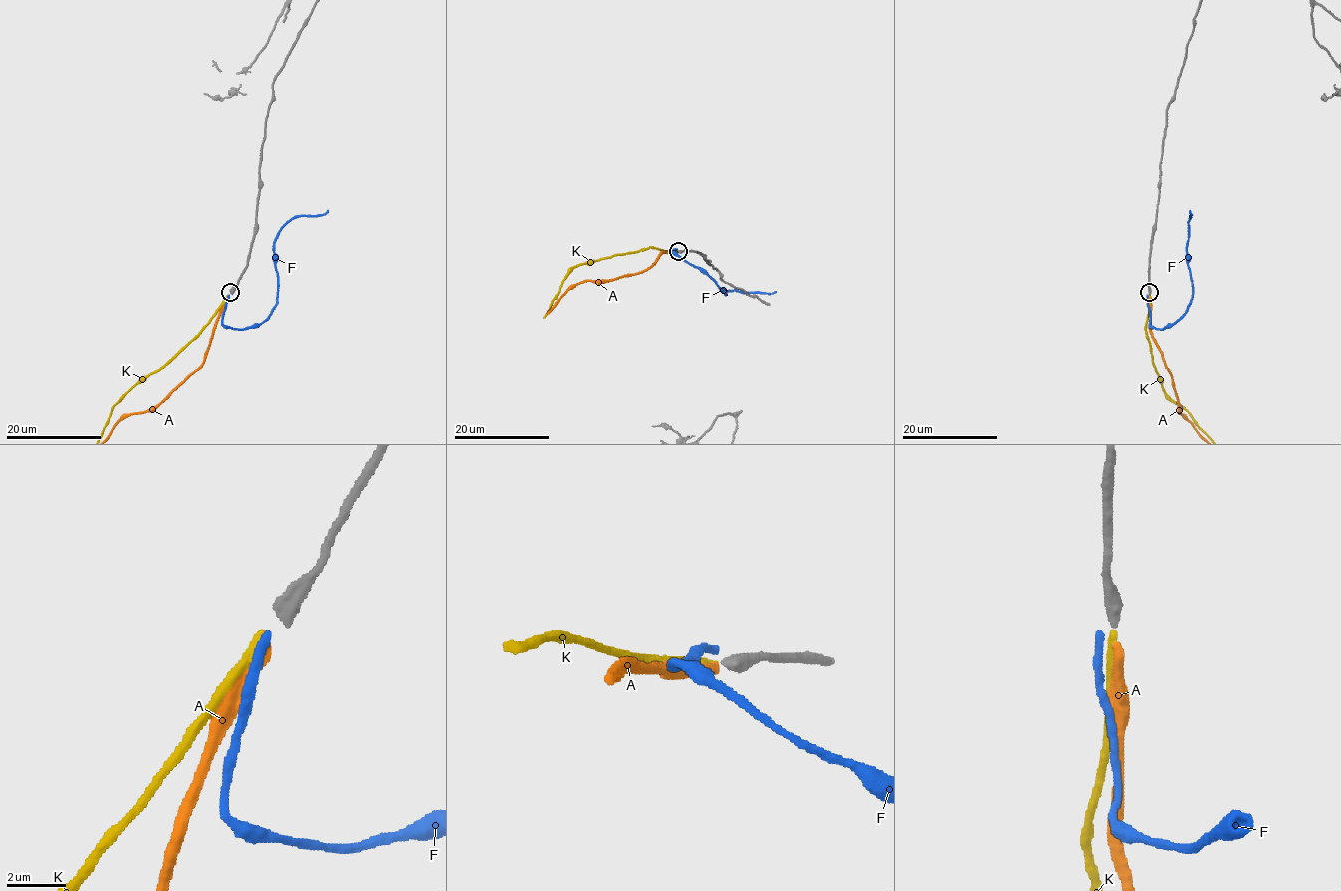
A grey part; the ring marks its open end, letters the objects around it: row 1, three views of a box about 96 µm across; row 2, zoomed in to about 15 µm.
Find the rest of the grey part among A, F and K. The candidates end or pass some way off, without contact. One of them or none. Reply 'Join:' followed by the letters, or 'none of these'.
Join: K

